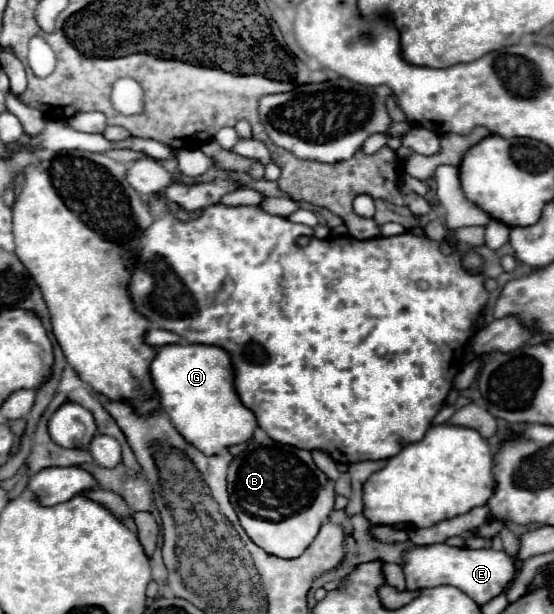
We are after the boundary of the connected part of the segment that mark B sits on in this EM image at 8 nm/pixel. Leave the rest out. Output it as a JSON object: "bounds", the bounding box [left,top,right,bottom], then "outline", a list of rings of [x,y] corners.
{"bounds":[227,439,335,559],"outline":[[[251,439],[245,447],[245,451],[233,459],[229,465],[229,475],[227,475],[227,489],[229,489],[229,499],[231,505],[245,529],[245,533],[251,537],[255,545],[265,549],[267,553],[275,557],[285,557],[285,559],[295,559],[299,557],[317,537],[317,531],[321,523],[329,517],[333,511],[335,503],[335,489],[333,481],[325,477],[325,473],[313,463],[311,453],[305,449],[297,449],[291,445],[281,445],[275,443],[273,439]]]}

